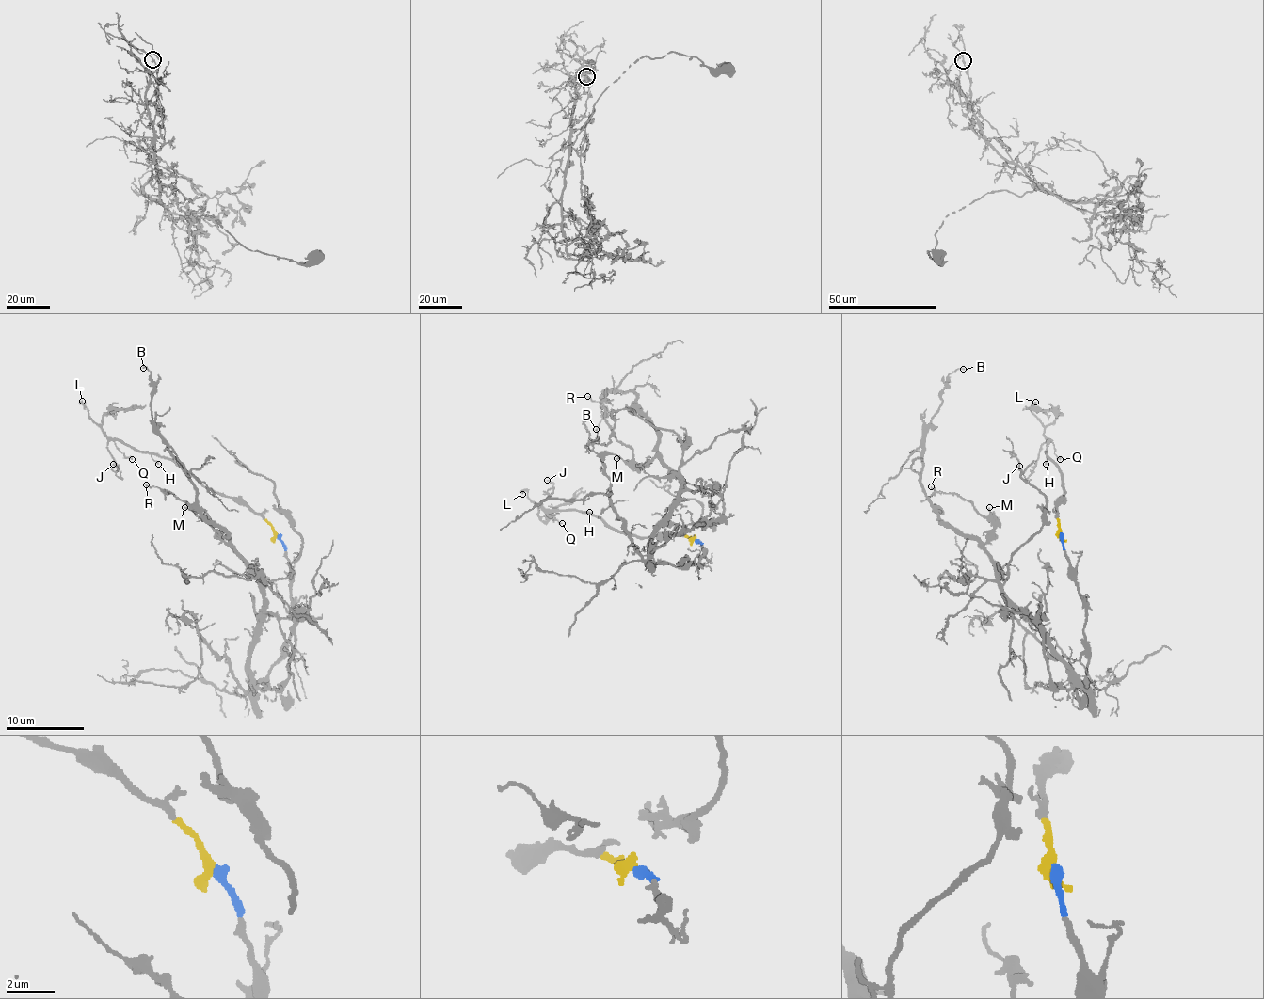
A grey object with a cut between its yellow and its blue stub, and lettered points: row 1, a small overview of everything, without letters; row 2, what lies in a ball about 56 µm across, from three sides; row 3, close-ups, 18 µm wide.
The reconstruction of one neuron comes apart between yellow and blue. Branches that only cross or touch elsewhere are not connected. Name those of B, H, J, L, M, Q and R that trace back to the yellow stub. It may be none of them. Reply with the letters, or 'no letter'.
H, J, L, Q

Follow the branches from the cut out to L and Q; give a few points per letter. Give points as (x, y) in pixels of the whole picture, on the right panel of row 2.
L: (1061, 533), (1058, 506), (1062, 497), (1063, 474), (1046, 453), (1048, 442), (1032, 409), (1035, 402)
Q: (1061, 533), (1058, 506), (1062, 497), (1063, 474), (1046, 453), (1050, 442), (1061, 459)

